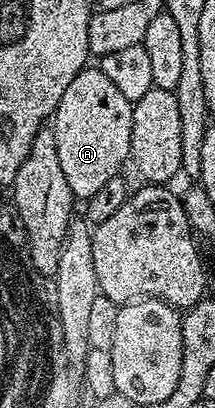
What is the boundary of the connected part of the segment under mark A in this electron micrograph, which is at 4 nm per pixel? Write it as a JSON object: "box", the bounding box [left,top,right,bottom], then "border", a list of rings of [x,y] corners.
{"box":[52,66,133,201],"border":[[[87,66],[76,77],[72,77],[72,85],[68,85],[68,89],[64,89],[64,97],[60,97],[60,105],[54,110],[52,116],[52,130],[56,137],[56,153],[60,153],[60,169],[64,169],[64,177],[68,180],[68,189],[74,194],[75,200],[85,201],[90,199],[92,193],[97,193],[104,184],[112,181],[112,177],[120,174],[123,170],[122,166],[127,166],[130,157],[130,142],[132,141],[133,112],[132,100],[124,97],[124,93],[120,93],[120,89],[116,89],[116,85],[112,85],[112,81],[108,81],[108,77],[104,77],[104,73],[97,66]]]}

